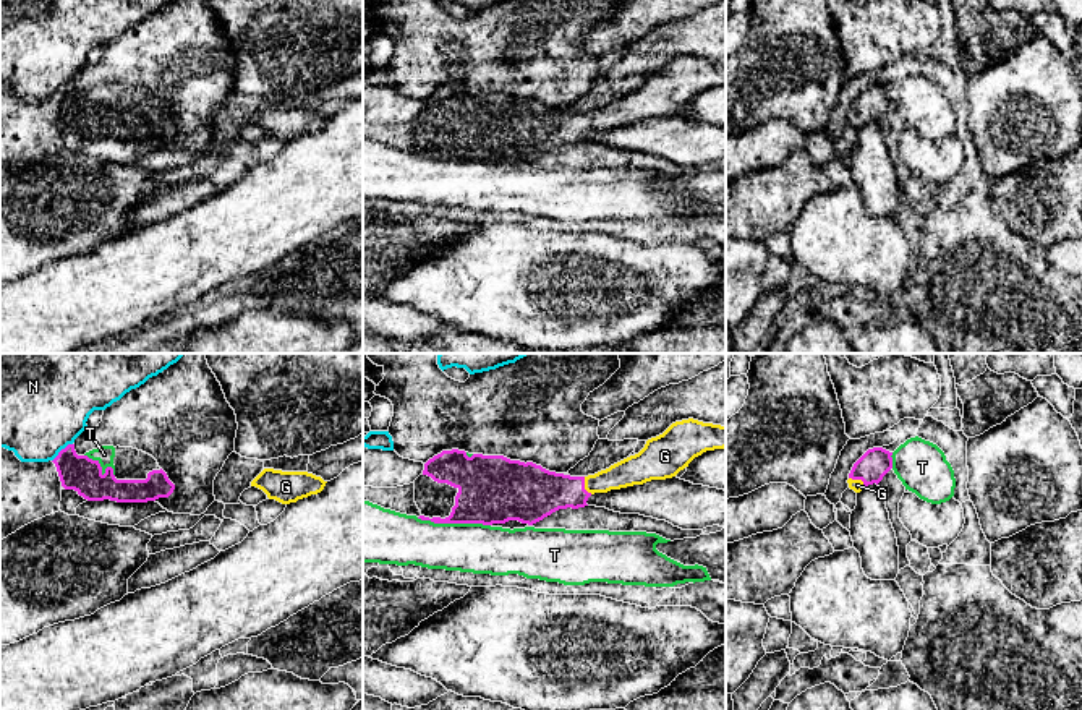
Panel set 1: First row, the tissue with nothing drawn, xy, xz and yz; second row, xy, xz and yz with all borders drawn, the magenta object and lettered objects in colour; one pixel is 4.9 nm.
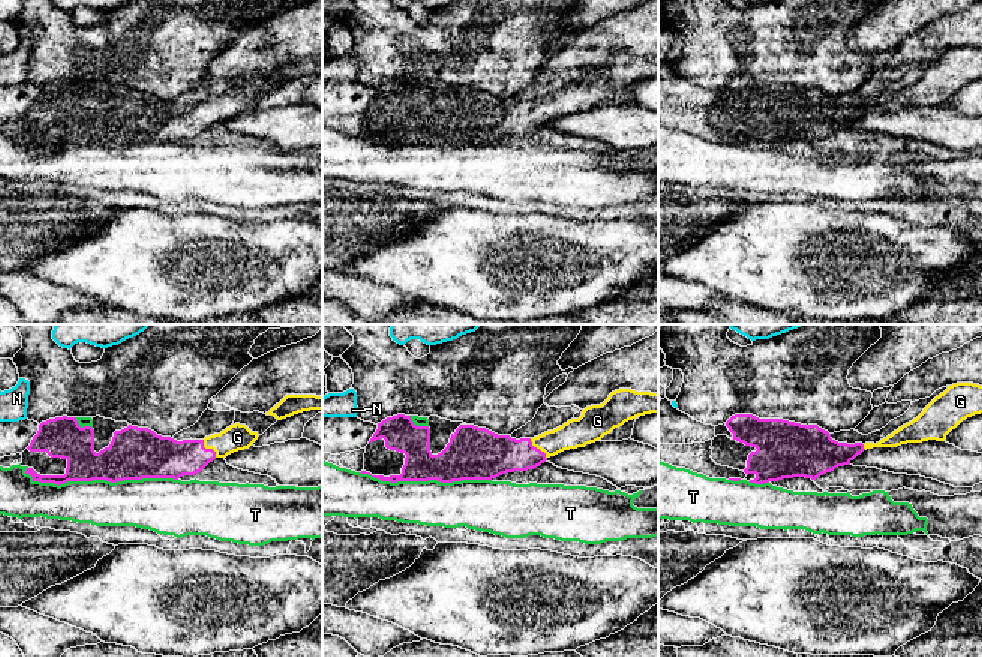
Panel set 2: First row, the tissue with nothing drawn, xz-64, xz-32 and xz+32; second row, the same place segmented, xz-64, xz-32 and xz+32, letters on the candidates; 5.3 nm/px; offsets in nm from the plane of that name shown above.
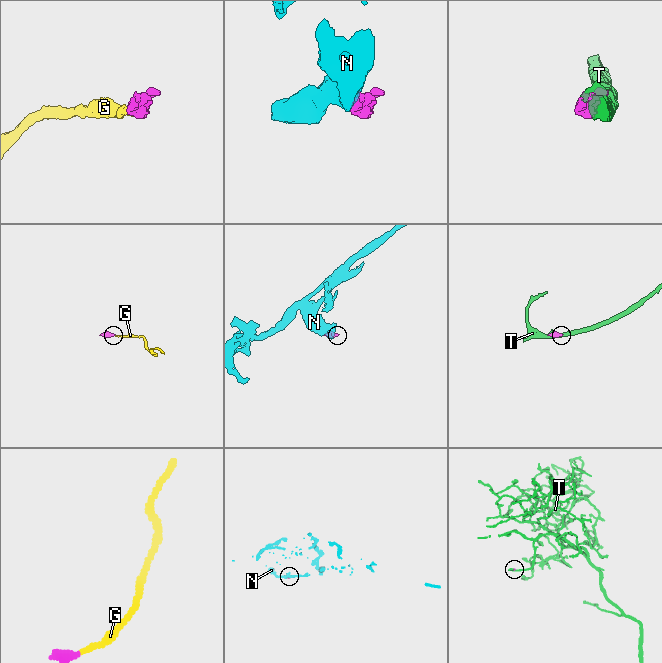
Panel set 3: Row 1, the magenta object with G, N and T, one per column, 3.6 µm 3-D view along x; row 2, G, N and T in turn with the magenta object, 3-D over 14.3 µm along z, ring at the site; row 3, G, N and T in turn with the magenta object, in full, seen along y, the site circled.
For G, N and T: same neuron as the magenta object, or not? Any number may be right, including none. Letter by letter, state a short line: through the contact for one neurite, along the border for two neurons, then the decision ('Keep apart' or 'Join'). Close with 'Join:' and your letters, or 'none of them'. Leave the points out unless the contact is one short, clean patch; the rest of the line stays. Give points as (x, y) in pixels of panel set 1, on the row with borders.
G: Line: yz (875, 462), (859, 479), (857, 485). Join
N: Line: xy (72, 443), (52, 461). Keep apart
T: Keep apart
Join: G

